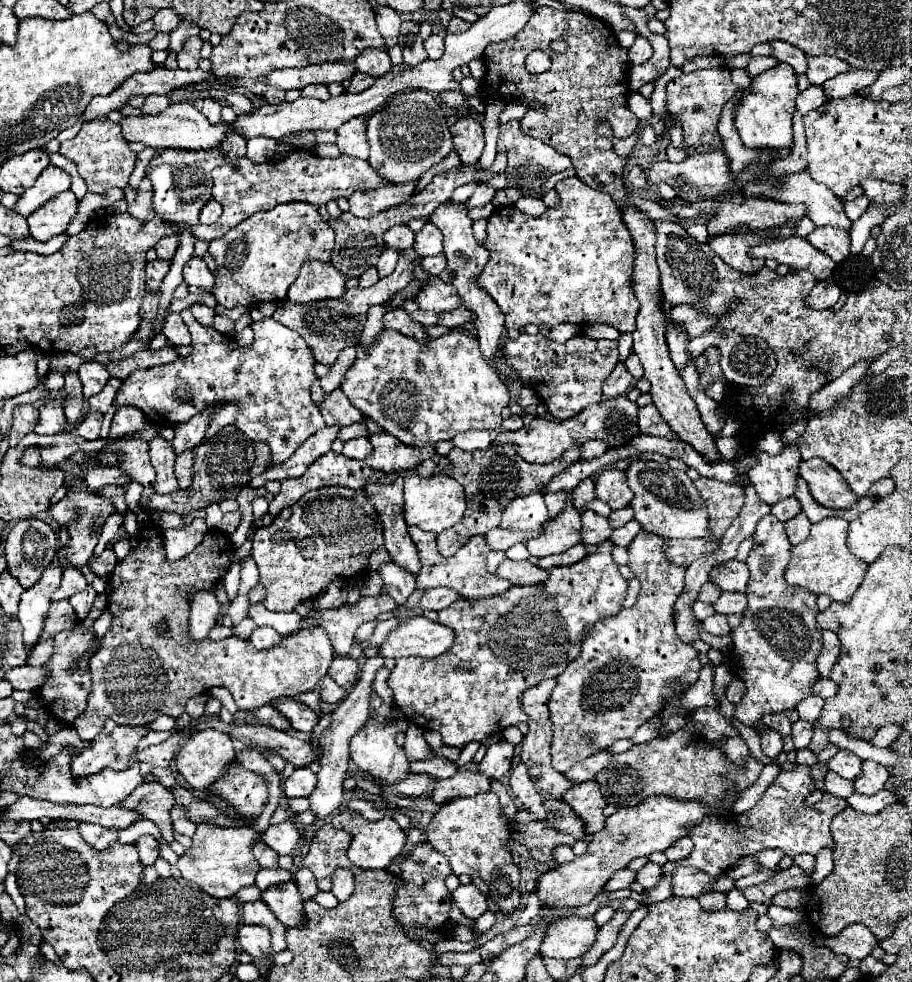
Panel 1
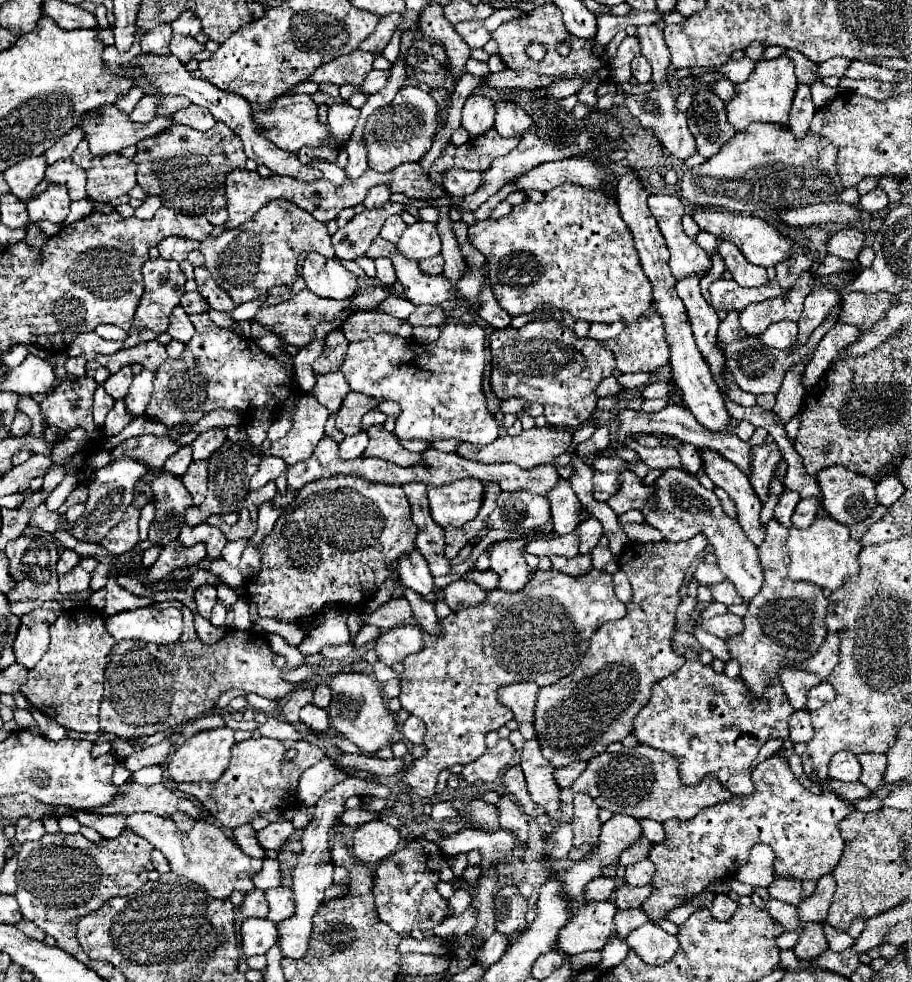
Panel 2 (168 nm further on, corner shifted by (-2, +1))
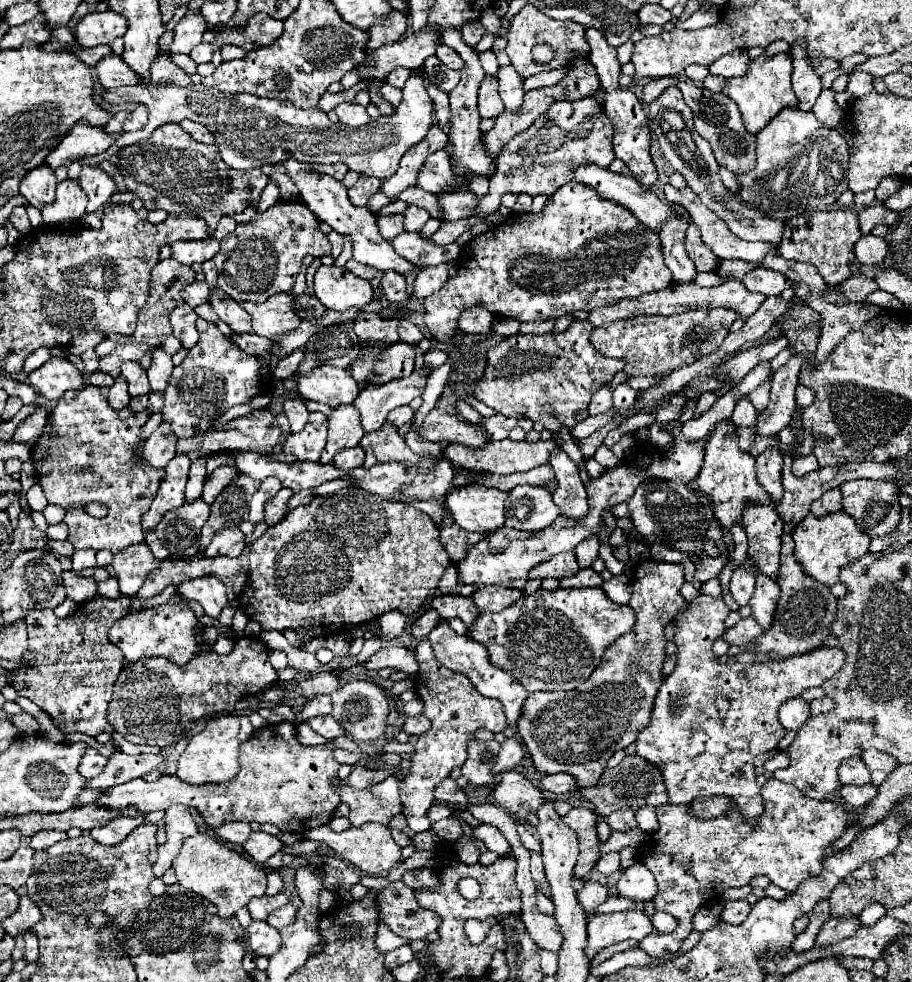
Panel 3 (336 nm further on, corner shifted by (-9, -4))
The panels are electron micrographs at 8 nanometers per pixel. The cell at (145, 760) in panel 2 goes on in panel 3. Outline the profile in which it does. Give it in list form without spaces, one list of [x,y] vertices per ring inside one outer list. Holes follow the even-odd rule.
[[[115,752],[109,758],[105,770],[99,776],[87,780],[85,788],[87,790],[105,790],[105,788],[123,784],[127,780],[139,778],[139,776],[147,774],[149,770],[153,770],[153,768],[161,768],[161,764],[163,764],[161,754],[129,756],[129,754],[123,754],[123,752]]]

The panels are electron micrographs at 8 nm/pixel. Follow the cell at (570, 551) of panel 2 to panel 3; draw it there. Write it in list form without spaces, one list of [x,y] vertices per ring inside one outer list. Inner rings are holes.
[[[565,552],[565,554],[557,554],[553,556],[549,562],[543,562],[541,566],[533,568],[529,572],[529,580],[545,580],[545,578],[569,578],[575,576],[579,572],[577,560],[573,552]]]

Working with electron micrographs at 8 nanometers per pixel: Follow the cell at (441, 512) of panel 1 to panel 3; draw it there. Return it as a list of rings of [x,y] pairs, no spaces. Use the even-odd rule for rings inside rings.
[[[471,484],[451,490],[445,504],[463,530],[493,532],[505,524],[505,498],[507,492]]]

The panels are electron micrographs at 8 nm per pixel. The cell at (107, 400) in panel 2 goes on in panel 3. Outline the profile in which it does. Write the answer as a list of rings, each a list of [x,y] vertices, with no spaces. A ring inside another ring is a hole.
[[[117,376],[115,384],[109,390],[109,406],[113,406],[113,410],[121,410],[129,404],[129,400],[131,400],[131,396],[127,392],[127,382],[125,382],[125,378]]]

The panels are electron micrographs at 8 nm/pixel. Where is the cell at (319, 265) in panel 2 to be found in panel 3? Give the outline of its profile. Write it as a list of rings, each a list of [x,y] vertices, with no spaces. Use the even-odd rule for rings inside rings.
[[[319,266],[315,274],[315,296],[329,310],[361,310],[373,300],[373,288],[369,280],[363,280],[345,268]]]

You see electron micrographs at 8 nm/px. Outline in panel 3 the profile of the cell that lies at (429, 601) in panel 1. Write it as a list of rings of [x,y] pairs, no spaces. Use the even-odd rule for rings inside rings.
[[[487,586],[485,590],[477,590],[471,598],[477,604],[479,612],[501,612],[503,608],[511,606],[523,596],[521,590],[515,588],[503,588],[503,586]]]

